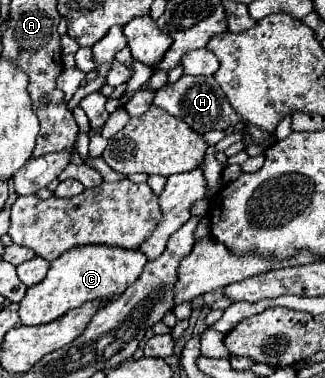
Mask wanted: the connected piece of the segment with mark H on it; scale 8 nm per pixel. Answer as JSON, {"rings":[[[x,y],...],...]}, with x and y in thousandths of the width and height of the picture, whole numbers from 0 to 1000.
{"rings":[[[560,201],[548,217],[511,222],[505,233],[480,238],[474,275],[511,291],[523,307],[566,317],[609,354],[628,354],[646,344],[695,344],[726,333],[745,317],[695,265],[695,249],[683,243],[677,222],[652,201]]]}

